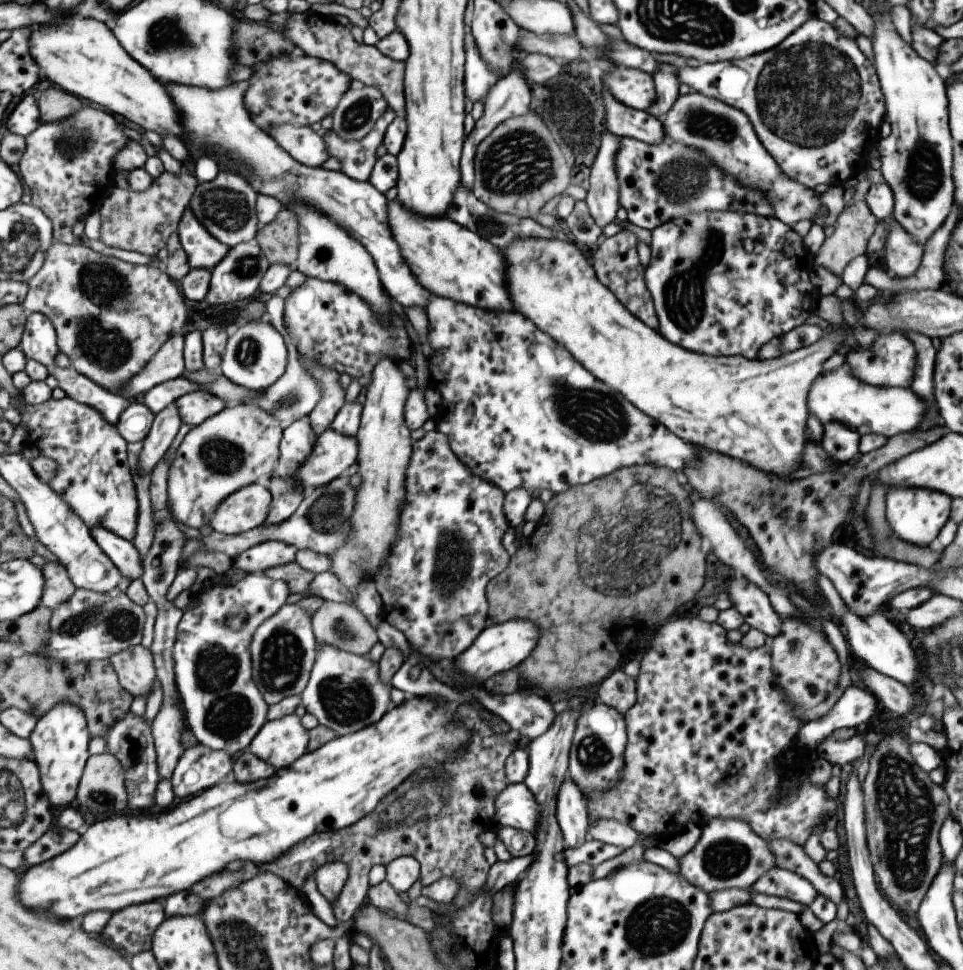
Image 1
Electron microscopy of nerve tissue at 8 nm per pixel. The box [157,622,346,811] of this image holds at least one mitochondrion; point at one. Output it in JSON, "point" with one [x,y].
{"point":[281,660]}

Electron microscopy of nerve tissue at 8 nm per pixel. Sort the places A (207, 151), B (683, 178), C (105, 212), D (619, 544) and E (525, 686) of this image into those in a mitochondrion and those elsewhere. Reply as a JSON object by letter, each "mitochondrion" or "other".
{"A":"other","B":"mitochondrion","C":"other","D":"mitochondrion","E":"other"}

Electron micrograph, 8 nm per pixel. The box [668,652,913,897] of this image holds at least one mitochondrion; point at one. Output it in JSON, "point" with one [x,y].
{"point":[730,856]}

